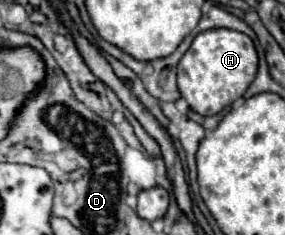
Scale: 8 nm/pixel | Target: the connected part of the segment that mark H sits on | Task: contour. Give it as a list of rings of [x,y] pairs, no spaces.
[[[208,29],[198,33],[190,49],[178,63],[178,89],[188,101],[190,109],[200,115],[216,115],[232,101],[240,99],[254,81],[258,69],[258,55],[248,35],[232,29]]]

